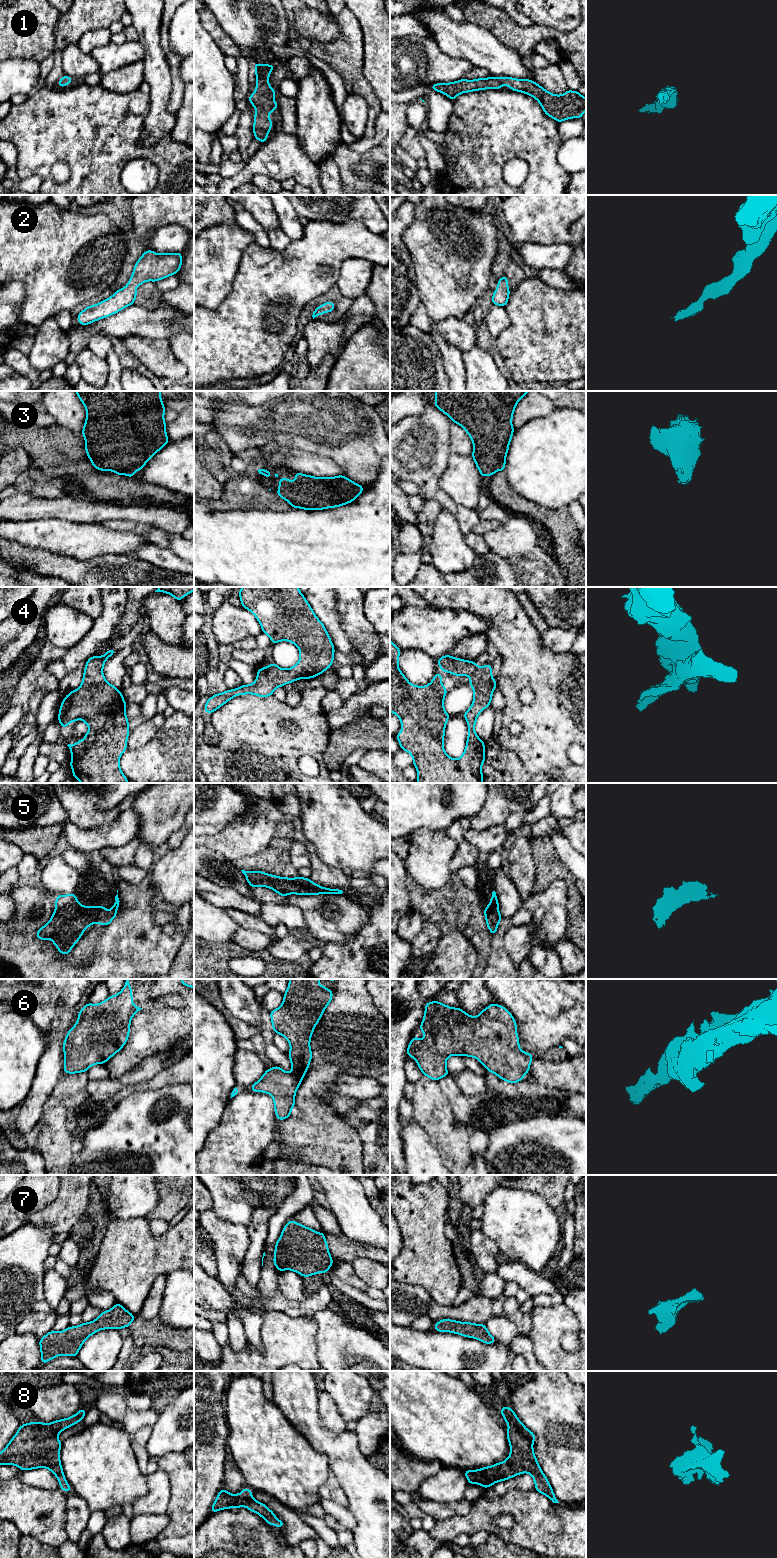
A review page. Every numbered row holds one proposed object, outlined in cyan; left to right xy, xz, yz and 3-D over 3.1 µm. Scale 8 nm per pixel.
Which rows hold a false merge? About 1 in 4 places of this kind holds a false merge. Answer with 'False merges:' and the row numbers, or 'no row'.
False merges: no row

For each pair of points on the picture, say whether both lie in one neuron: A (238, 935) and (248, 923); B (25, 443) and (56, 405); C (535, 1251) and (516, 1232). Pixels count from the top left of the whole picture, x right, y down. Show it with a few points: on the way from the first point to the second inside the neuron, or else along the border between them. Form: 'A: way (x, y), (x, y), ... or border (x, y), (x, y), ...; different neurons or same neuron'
A: border (239, 925), (260, 931), (266, 935); different neurons
B: border (56, 422), (74, 431), (78, 431); different neurons
C: way (530, 1246), (521, 1237); same neuron

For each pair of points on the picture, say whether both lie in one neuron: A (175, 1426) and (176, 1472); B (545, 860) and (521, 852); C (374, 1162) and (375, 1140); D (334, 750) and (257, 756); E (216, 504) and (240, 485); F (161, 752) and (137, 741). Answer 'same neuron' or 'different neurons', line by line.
A: different neurons
B: different neurons
C: same neuron
D: different neurons
E: same neuron
F: different neurons

